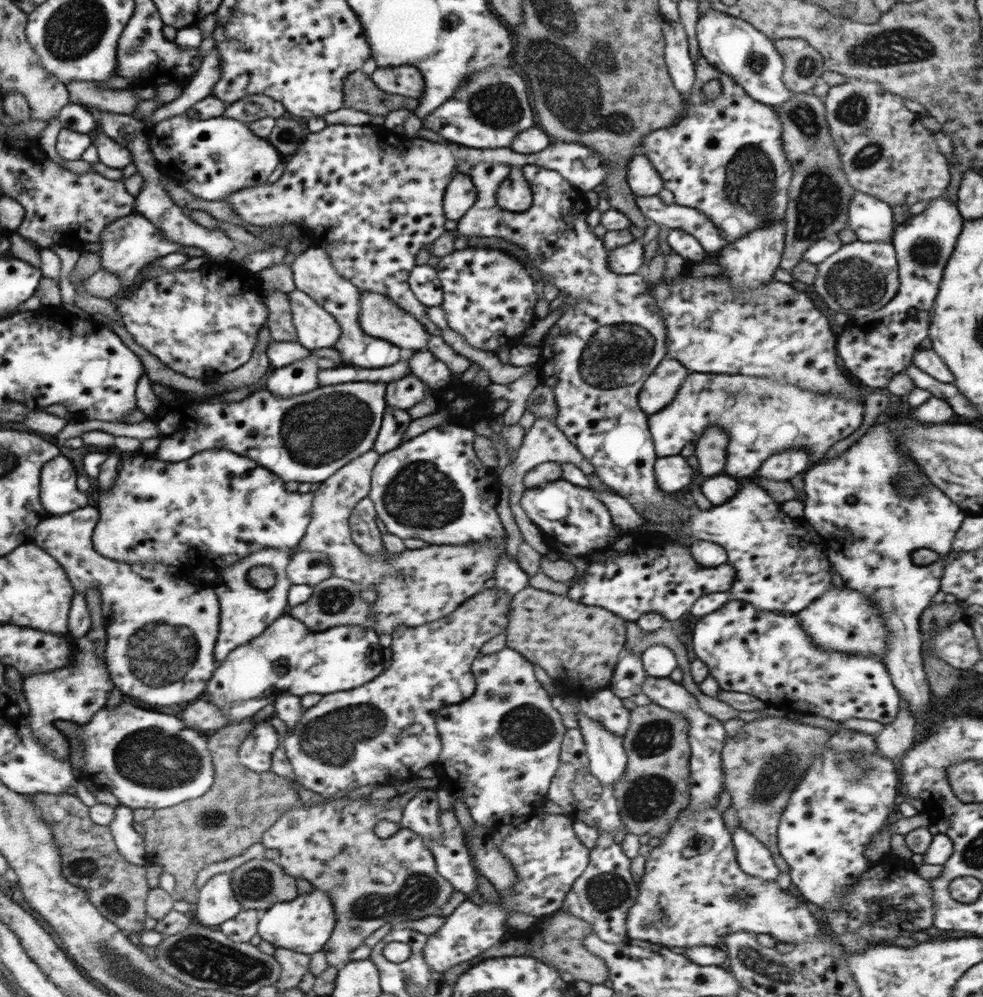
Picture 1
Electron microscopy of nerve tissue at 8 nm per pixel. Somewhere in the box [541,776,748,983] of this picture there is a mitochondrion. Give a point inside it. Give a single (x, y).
(606, 892)

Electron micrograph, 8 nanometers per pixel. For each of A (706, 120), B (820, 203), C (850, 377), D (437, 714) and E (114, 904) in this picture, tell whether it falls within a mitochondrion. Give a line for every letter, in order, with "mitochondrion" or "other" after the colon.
A: other
B: mitochondrion
C: other
D: other
E: mitochondrion

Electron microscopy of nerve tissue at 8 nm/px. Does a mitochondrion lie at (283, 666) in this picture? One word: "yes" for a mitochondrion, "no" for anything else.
no

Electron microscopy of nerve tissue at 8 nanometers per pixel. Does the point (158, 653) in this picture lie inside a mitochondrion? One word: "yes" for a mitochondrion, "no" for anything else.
yes

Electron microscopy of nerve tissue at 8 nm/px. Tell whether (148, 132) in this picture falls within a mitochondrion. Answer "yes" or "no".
no

